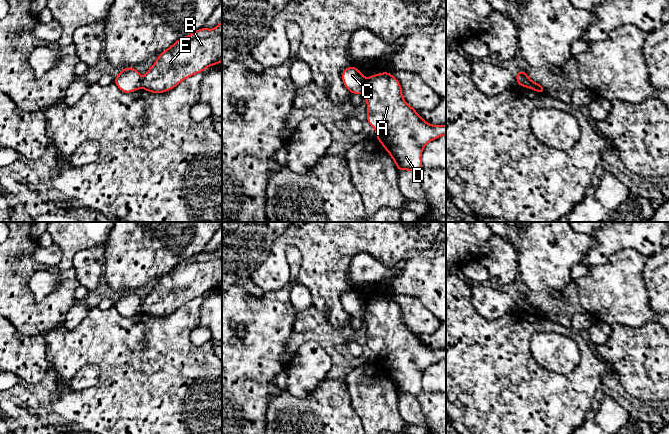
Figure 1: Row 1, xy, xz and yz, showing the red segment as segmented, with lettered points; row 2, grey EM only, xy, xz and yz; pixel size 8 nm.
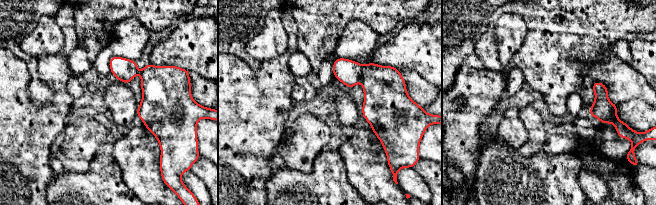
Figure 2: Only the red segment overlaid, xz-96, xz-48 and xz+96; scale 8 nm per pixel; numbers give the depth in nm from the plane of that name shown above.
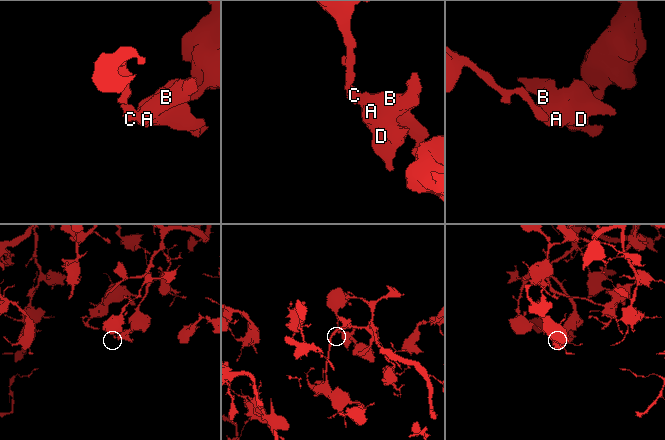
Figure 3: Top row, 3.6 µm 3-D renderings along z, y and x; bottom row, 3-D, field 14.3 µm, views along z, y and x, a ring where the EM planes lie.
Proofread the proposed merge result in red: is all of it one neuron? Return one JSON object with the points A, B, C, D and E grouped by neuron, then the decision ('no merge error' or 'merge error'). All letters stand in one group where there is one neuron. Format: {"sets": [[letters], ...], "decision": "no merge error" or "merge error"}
{"sets": [["A", "B", "D", "E"], ["C"]], "decision": "merge error"}

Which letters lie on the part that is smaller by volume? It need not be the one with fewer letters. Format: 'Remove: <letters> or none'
Remove: A, B, D, E

